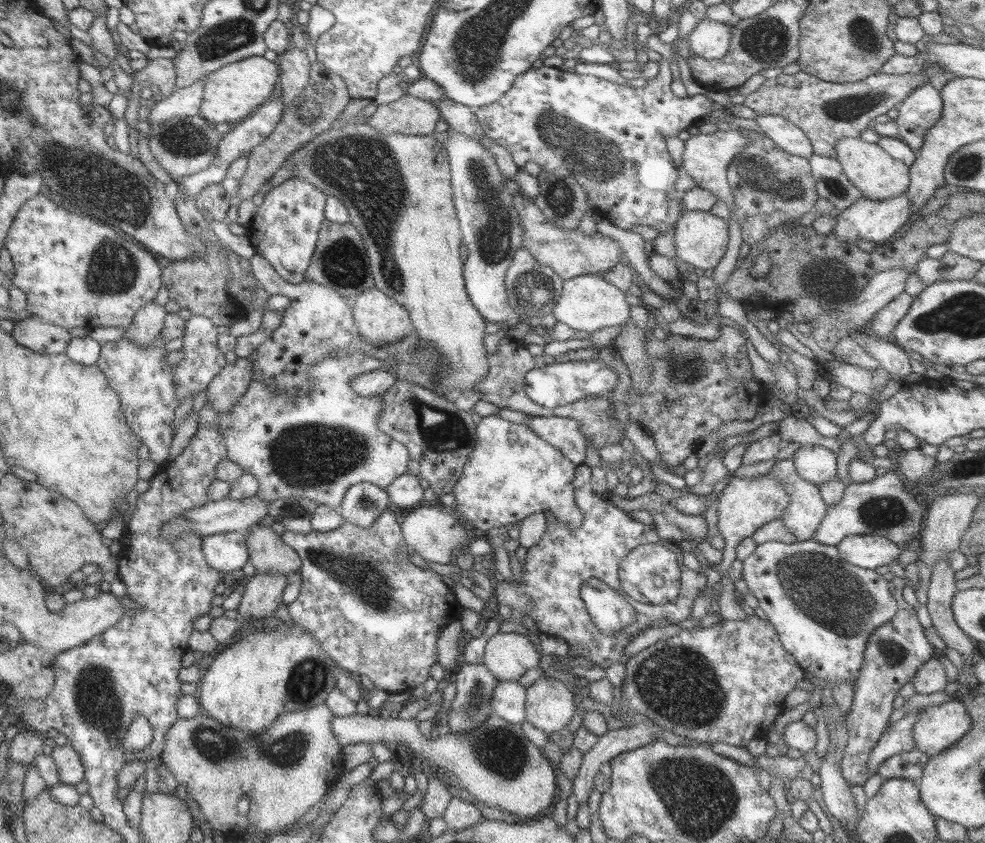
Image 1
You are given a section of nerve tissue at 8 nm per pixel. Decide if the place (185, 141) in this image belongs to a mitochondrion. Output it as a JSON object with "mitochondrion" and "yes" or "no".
{"mitochondrion":"yes"}

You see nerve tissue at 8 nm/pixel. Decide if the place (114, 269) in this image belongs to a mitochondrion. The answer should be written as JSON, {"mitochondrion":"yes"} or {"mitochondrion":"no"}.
{"mitochondrion":"yes"}

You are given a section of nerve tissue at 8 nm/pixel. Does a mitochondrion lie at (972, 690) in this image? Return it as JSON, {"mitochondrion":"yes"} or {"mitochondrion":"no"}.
{"mitochondrion":"no"}

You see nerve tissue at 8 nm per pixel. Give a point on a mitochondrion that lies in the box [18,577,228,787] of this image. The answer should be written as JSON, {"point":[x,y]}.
{"point":[96,700]}

